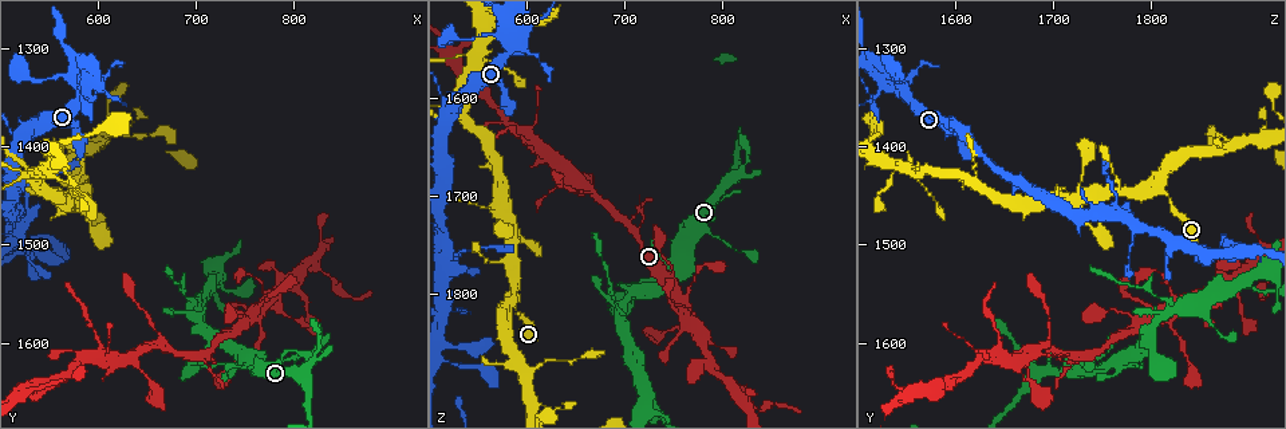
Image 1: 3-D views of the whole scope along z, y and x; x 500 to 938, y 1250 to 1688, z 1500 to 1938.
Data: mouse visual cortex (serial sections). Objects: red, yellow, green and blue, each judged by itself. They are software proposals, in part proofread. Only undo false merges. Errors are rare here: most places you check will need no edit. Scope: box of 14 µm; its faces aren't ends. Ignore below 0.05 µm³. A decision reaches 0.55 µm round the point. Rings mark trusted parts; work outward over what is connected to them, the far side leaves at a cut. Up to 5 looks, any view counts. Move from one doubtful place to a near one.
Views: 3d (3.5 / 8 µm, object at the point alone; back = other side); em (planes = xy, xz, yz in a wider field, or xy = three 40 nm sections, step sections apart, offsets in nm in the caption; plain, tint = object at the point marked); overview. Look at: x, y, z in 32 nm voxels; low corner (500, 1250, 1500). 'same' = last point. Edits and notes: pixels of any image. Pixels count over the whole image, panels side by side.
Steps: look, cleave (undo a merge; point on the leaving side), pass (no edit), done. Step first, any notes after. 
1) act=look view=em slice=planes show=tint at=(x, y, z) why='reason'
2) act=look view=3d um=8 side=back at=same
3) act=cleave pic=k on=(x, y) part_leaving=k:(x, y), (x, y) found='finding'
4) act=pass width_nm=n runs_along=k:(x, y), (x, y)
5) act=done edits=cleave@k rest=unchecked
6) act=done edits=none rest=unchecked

act=look view=3d um=3.5 at=(695, 1570, 1820) why='abrupt turn'

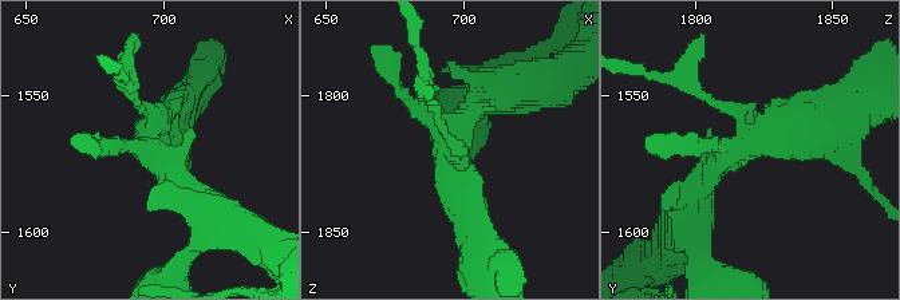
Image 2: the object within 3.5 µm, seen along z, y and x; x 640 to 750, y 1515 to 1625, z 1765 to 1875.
act=look view=em slice=xy step=1 show=tint at=(693, 1570, 1819) why='now the EM'

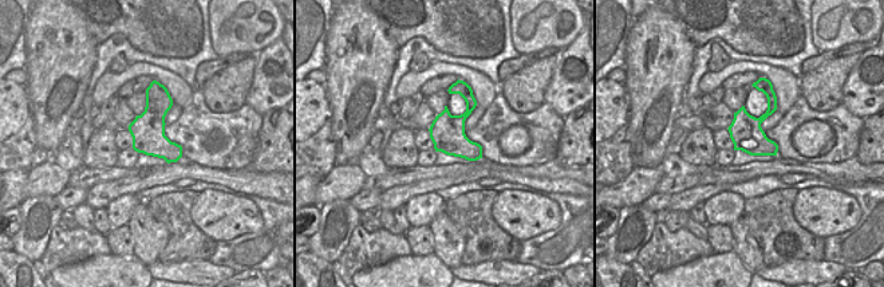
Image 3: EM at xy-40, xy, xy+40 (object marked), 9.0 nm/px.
act=pass runs_along=2:(697, 200), (734, 150), (827, 130) found='continuous, no second cell'

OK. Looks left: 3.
act=look view=3d um=8 at=(755, 1535, 1815) why='a narrow waist'

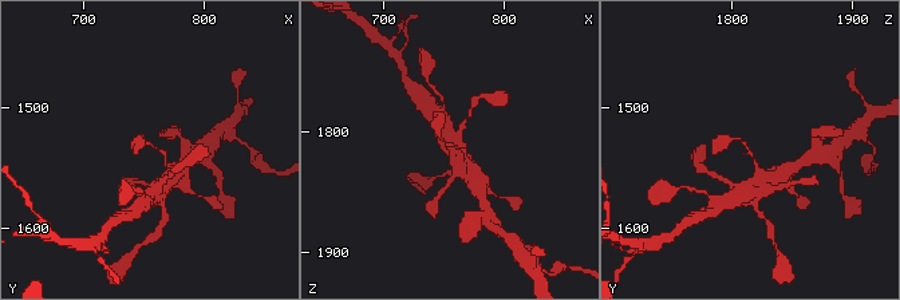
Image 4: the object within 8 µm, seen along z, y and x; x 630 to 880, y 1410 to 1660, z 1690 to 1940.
act=look view=em slice=xy step=3 show=tint at=(760, 1530, 1814) arm_widths_nm=150,200

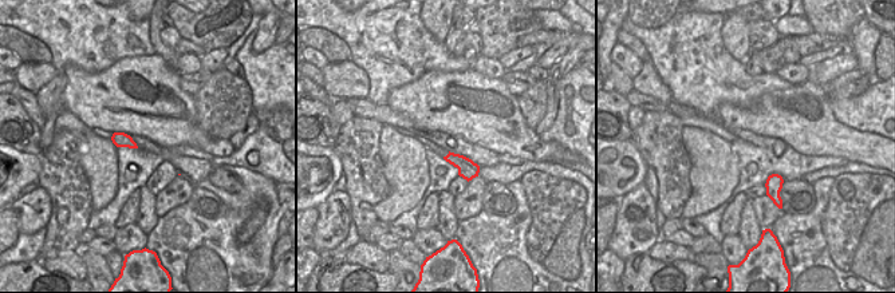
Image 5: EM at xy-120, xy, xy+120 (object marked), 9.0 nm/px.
act=pass runs_along=4:(466, 161), (435, 122) found='continuous, no second cell'

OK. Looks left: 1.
act=done edits=none rest=unchecked

